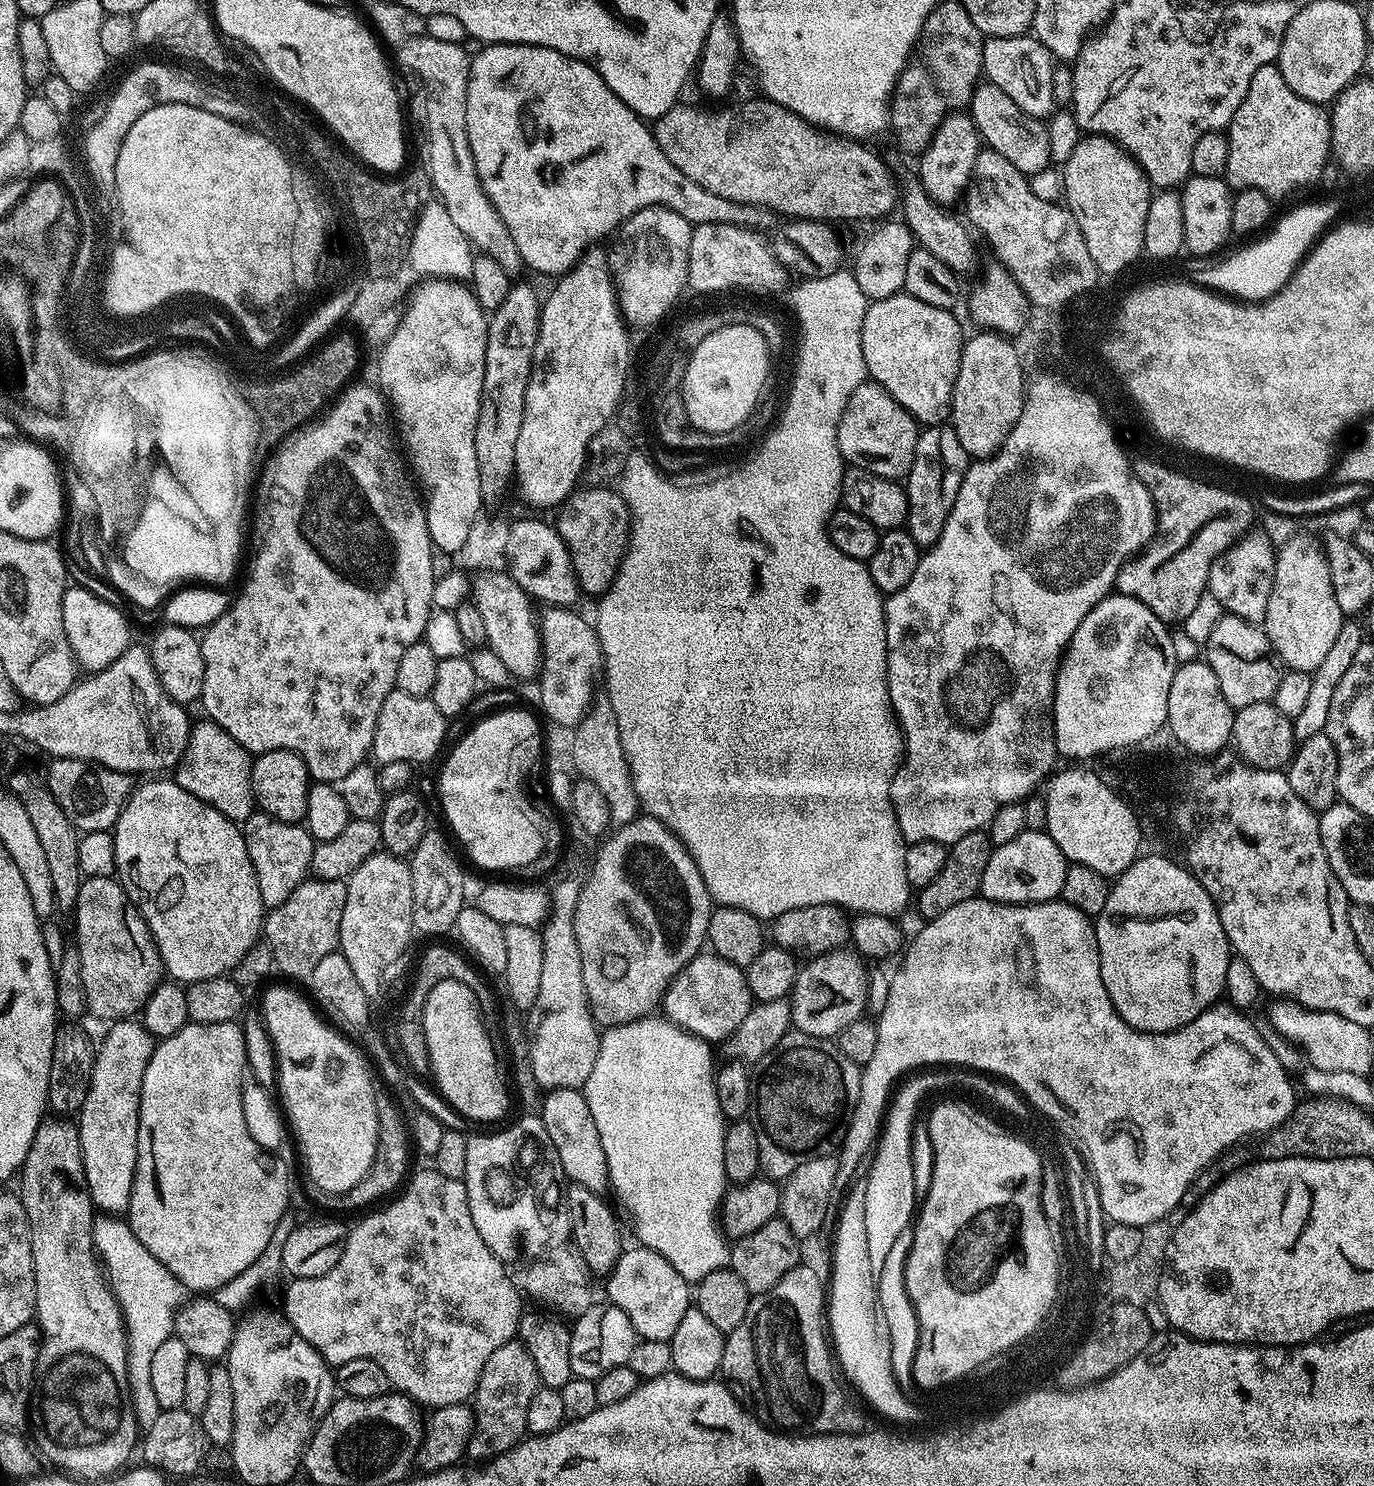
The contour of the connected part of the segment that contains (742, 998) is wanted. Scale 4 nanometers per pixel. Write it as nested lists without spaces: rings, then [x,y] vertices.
[[[704,950],[672,979],[664,992],[662,1012],[664,1008],[666,1019],[685,1028],[691,1036],[699,1036],[709,1042],[723,1042],[738,1030],[753,1003],[745,969],[726,962],[726,958],[711,950]]]

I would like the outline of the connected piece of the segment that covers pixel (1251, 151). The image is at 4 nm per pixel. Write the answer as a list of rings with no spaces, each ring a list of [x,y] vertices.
[[[1275,63],[1264,64],[1254,73],[1250,90],[1228,123],[1226,135],[1230,158],[1224,176],[1229,188],[1257,188],[1273,198],[1314,183],[1323,174],[1332,152],[1329,113],[1321,105],[1294,94]]]

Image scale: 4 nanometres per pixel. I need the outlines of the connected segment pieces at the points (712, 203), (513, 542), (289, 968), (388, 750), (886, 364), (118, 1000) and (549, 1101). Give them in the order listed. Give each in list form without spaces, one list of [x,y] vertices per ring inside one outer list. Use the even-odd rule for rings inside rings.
[[[488,44],[481,48],[484,49],[477,56],[471,57],[468,69],[466,134],[470,138],[470,150],[474,154],[474,166],[478,170],[478,178],[492,205],[498,210],[502,222],[506,222],[510,234],[514,234],[514,242],[520,251],[521,261],[527,267],[529,264],[536,272],[545,272],[546,275],[552,276],[551,278],[559,278],[580,261],[586,249],[593,245],[599,236],[608,234],[610,236],[615,233],[620,225],[626,223],[634,214],[638,214],[638,210],[657,206],[670,208],[682,214],[682,218],[686,218],[694,226],[697,224],[729,224],[739,228],[765,230],[764,228],[771,229],[777,223],[775,222],[778,220],[777,213],[770,208],[763,208],[760,204],[730,202],[730,198],[718,198],[718,194],[710,194],[710,190],[686,178],[686,174],[682,174],[682,170],[678,170],[678,166],[674,166],[670,158],[666,158],[662,146],[658,146],[655,131],[637,116],[634,110],[630,110],[630,106],[626,106],[626,102],[622,102],[622,98],[618,98],[618,94],[614,94],[614,90],[606,86],[598,70],[591,68],[584,60],[575,60],[558,50],[550,50],[546,46],[534,46],[533,44]]]
[[[520,520],[511,525],[509,530],[508,563],[510,575],[516,579],[518,586],[533,601],[544,603],[544,606],[555,606],[558,608],[571,609],[576,599],[581,599],[580,581],[576,578],[576,571],[572,565],[572,555],[568,553],[566,542],[560,533],[556,531],[551,523],[544,520]]]
[[[309,878],[301,882],[286,902],[267,913],[262,936],[274,954],[279,971],[296,980],[311,977],[314,966],[318,966],[326,954],[337,951],[347,889],[347,883],[342,880]]]
[[[393,690],[386,702],[382,702],[382,710],[378,710],[378,726],[374,726],[371,759],[377,765],[386,762],[406,762],[413,766],[424,764],[439,754],[448,724],[449,721],[440,713],[438,706],[434,706],[431,698]]]
[[[897,294],[873,300],[862,318],[862,358],[867,375],[880,384],[921,425],[943,424],[952,411],[952,391],[958,378],[966,332],[946,308],[926,306],[918,298]]]
[[[107,876],[81,879],[74,919],[76,919],[74,947],[79,952],[82,962],[82,986],[86,986],[88,1012],[100,1020],[108,1020],[107,1022],[135,1017],[162,980],[160,955],[142,914],[132,904],[132,899],[126,894],[119,879]]]
[[[579,1088],[551,1089],[544,1096],[544,1105],[540,1108],[539,1118],[546,1126],[546,1134],[550,1134],[550,1142],[554,1142],[554,1150],[558,1150],[558,1162],[562,1162],[565,1177],[571,1183],[586,1186],[586,1190],[603,1193],[609,1187],[608,1167],[604,1161],[602,1138],[598,1138],[598,1126],[594,1126],[594,1114],[590,1114],[590,1106],[583,1091]]]

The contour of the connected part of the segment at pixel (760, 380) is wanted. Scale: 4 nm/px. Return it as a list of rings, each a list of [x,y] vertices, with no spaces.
[[[739,322],[706,335],[688,359],[682,395],[690,422],[701,428],[732,428],[732,424],[748,424],[760,404],[756,391],[762,390],[769,370],[766,338],[752,322]]]

